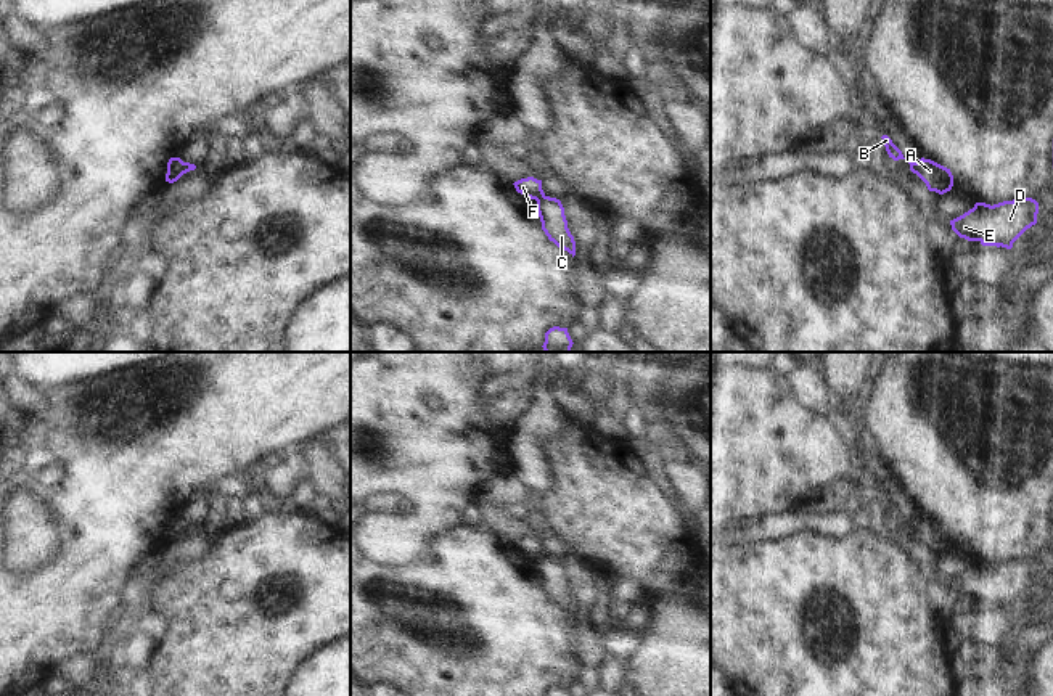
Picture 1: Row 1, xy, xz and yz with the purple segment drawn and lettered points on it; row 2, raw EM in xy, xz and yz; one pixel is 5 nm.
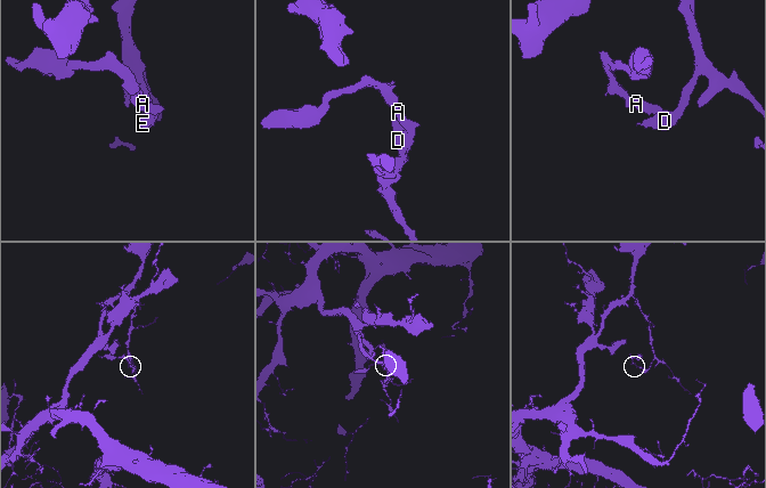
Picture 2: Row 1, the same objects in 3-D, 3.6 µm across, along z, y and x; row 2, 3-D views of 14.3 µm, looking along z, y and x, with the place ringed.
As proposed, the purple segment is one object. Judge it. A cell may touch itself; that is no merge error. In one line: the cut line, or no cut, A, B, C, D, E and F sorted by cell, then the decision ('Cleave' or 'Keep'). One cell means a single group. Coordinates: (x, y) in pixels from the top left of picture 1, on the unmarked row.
Split along xz (544, 555), (537, 561). Groups: A C D E / B F. Cleave

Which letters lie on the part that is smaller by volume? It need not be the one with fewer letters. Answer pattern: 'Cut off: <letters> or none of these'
Cut off: B, F

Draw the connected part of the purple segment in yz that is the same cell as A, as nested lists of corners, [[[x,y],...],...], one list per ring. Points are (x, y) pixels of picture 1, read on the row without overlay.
[[[921,518],[916,522],[915,532],[926,543],[929,551],[944,555],[944,553],[950,551],[953,547],[953,535],[952,535],[950,529],[947,529],[931,519]]]

